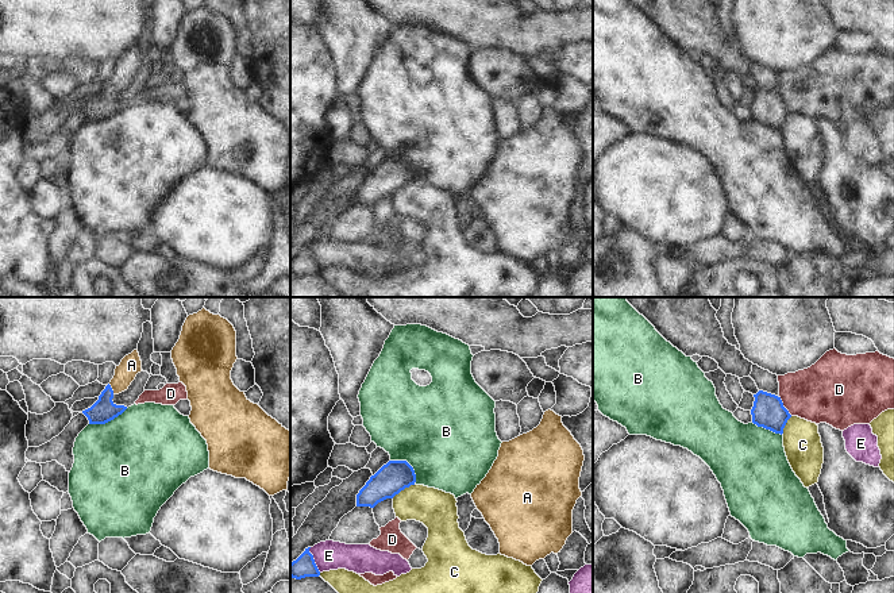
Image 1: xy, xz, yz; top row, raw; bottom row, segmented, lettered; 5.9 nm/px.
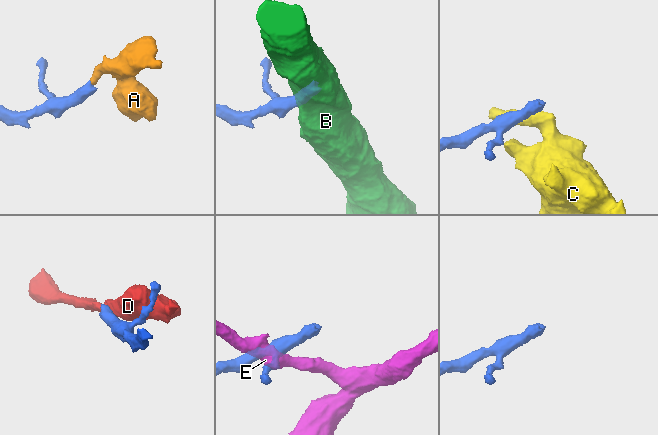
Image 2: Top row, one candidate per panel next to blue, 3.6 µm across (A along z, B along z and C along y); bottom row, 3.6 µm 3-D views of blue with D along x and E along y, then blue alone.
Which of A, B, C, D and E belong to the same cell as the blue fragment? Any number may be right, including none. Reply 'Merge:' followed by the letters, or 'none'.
Merge: A.

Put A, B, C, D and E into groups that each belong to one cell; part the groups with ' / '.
A / B / C / D / E

